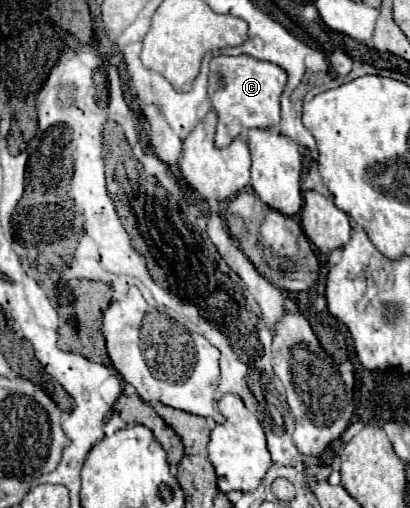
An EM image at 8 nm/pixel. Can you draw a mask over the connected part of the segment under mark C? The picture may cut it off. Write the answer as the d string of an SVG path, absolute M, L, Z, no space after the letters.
M217 55L211 59L209 71L209 99L217 113L217 135L215 145L227 147L243 129L269 129L279 125L279 97L285 89L287 73L267 61L251 59L249 55L227 57Z

